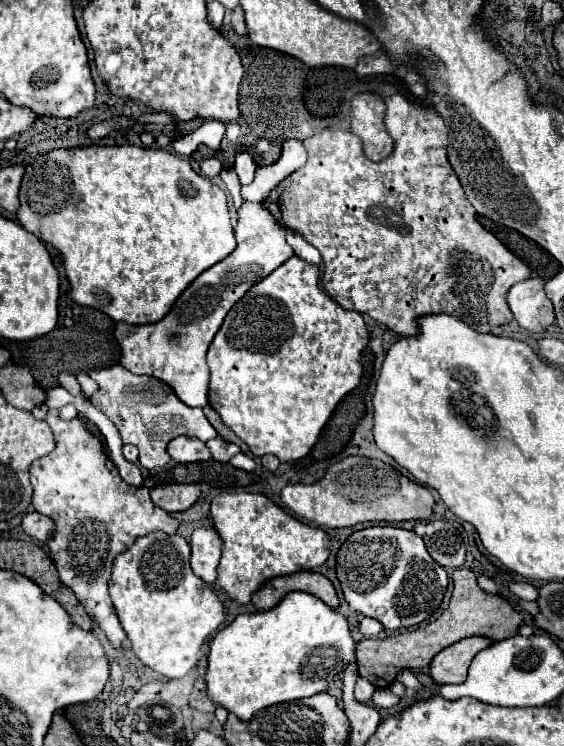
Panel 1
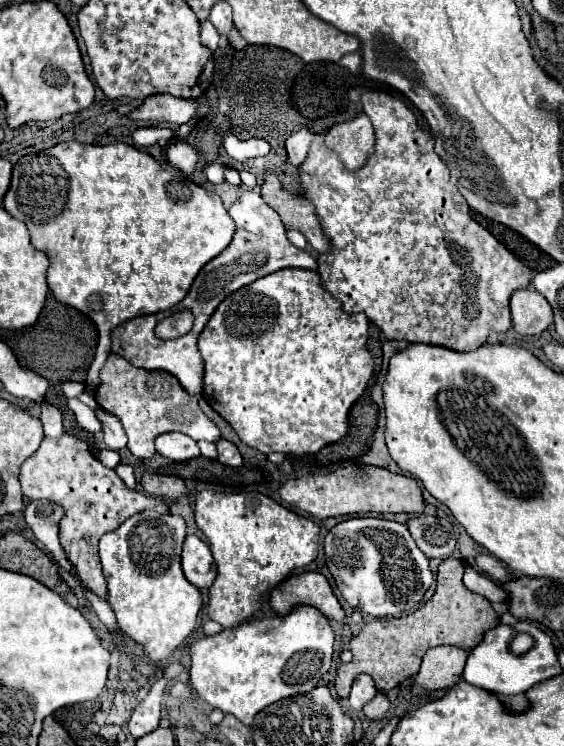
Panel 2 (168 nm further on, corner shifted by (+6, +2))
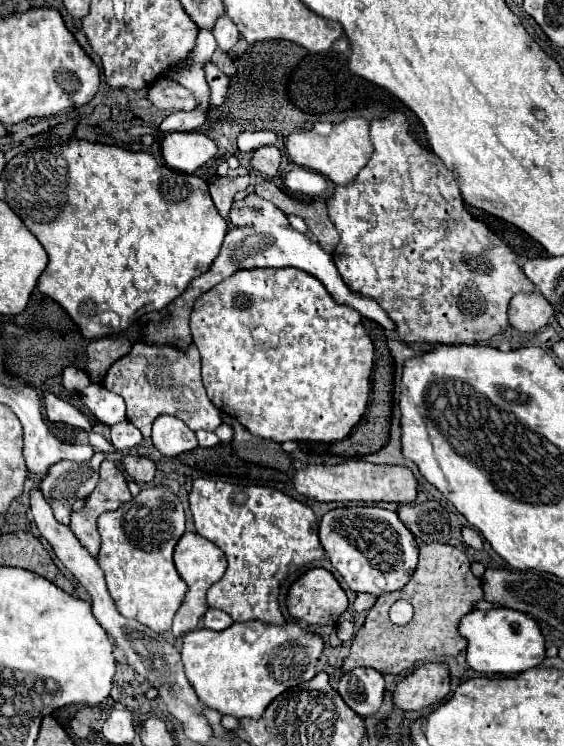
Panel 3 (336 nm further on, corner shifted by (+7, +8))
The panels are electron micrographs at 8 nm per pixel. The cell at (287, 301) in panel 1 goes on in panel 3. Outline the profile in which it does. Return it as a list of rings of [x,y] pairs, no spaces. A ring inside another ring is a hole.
[[[251,268],[251,270],[239,270],[229,276],[229,280],[223,280],[209,292],[201,294],[193,306],[191,312],[191,336],[195,346],[201,352],[201,380],[207,390],[209,400],[225,414],[233,416],[237,422],[241,422],[251,434],[275,440],[275,442],[287,442],[287,440],[309,440],[309,442],[335,442],[345,438],[351,428],[361,420],[367,402],[369,402],[369,390],[371,390],[371,370],[373,370],[373,342],[367,336],[361,314],[353,310],[351,306],[337,304],[331,294],[325,290],[325,286],[313,278],[311,274],[295,268]]]

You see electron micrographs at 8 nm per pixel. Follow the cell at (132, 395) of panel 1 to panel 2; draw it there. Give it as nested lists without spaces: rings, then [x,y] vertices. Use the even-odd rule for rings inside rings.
[[[110,354],[106,364],[100,368],[100,386],[94,392],[94,398],[102,410],[120,416],[124,432],[128,436],[128,450],[138,458],[146,460],[156,454],[154,440],[164,432],[188,434],[194,440],[216,442],[220,430],[216,424],[202,412],[198,396],[190,396],[182,390],[178,380],[162,370],[142,370],[130,366],[124,358]]]

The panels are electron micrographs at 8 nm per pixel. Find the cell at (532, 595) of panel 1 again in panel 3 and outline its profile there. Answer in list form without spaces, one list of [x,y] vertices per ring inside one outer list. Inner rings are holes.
[[[465,526],[461,532],[463,532],[463,540],[465,540],[471,548],[475,548],[475,550],[481,550],[481,548],[483,548],[483,542],[481,542],[479,534],[477,534],[473,528]]]

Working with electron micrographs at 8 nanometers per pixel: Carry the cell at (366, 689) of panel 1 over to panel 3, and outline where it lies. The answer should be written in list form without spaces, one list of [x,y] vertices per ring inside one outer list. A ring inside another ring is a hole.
[[[355,668],[341,676],[337,692],[351,710],[361,718],[367,718],[373,716],[383,702],[385,680],[383,674],[373,668]]]

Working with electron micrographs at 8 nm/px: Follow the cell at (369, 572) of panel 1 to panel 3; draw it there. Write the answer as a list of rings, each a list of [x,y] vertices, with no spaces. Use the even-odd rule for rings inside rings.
[[[343,506],[323,514],[319,524],[319,540],[337,572],[355,592],[385,594],[399,590],[411,578],[417,566],[415,536],[403,526],[399,516],[379,506]]]

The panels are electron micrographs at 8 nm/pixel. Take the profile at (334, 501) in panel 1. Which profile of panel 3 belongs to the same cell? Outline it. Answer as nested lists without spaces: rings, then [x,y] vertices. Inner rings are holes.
[[[345,460],[343,464],[323,466],[311,464],[295,474],[295,490],[311,500],[319,502],[401,502],[409,504],[417,498],[417,480],[405,466],[371,464],[365,460]]]

